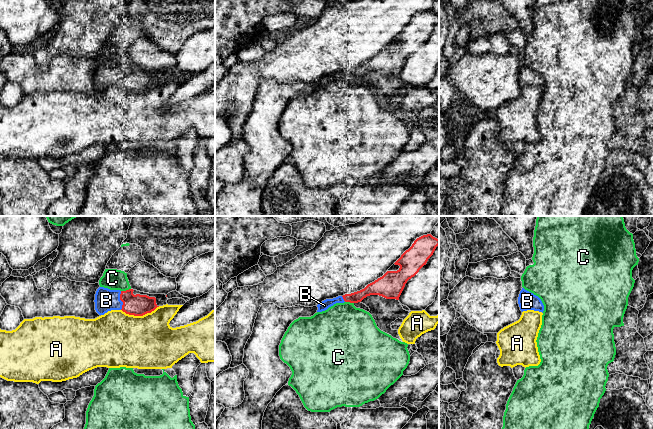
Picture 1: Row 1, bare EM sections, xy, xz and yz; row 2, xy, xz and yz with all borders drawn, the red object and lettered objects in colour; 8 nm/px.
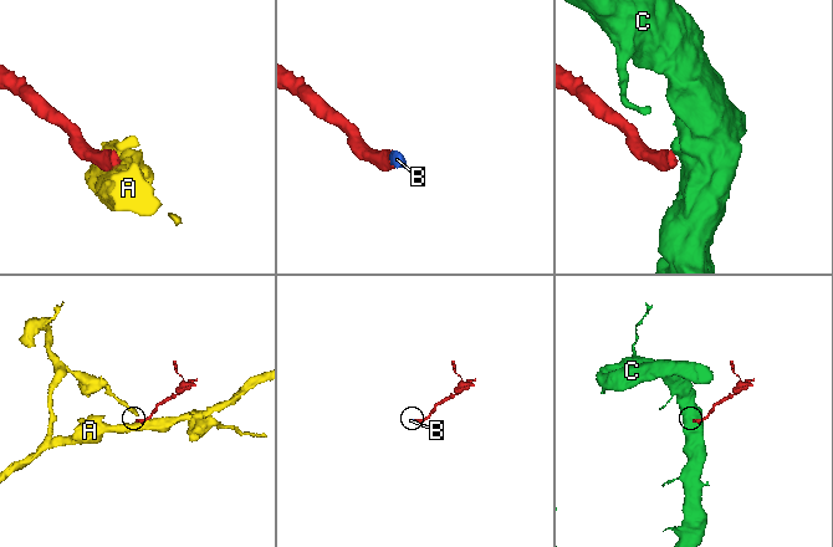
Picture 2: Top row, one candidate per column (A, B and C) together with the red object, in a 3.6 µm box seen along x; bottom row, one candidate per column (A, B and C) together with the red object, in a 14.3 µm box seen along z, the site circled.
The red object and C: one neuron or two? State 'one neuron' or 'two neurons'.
two neurons

